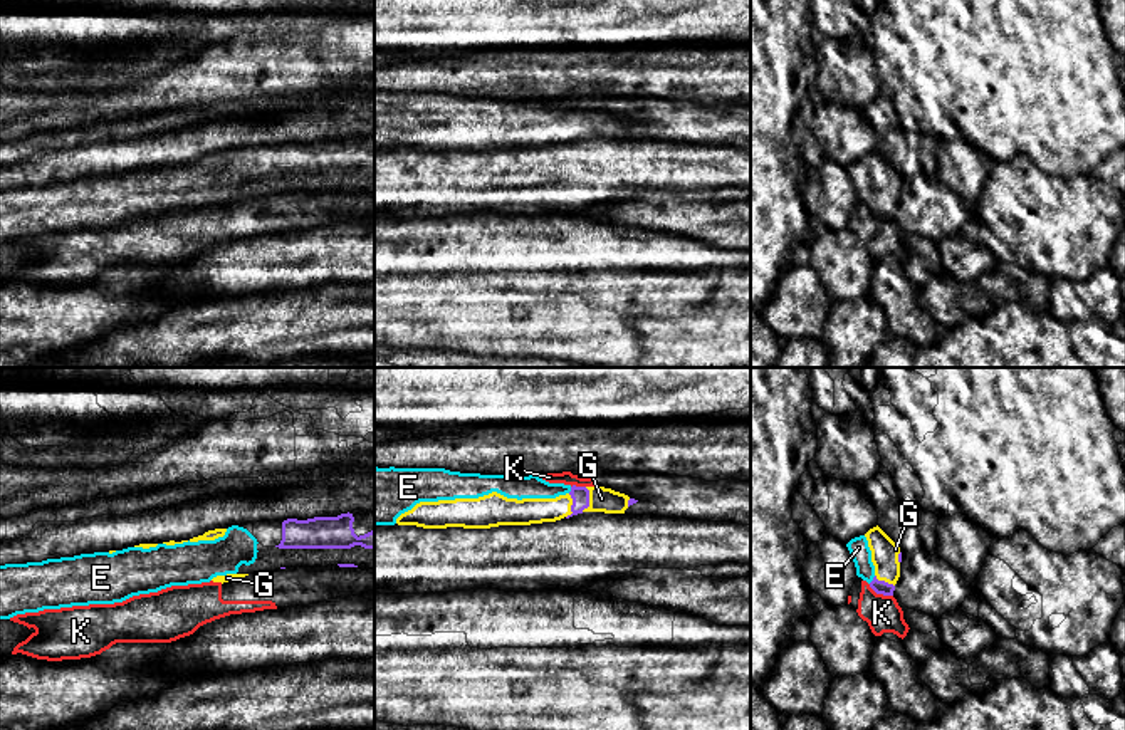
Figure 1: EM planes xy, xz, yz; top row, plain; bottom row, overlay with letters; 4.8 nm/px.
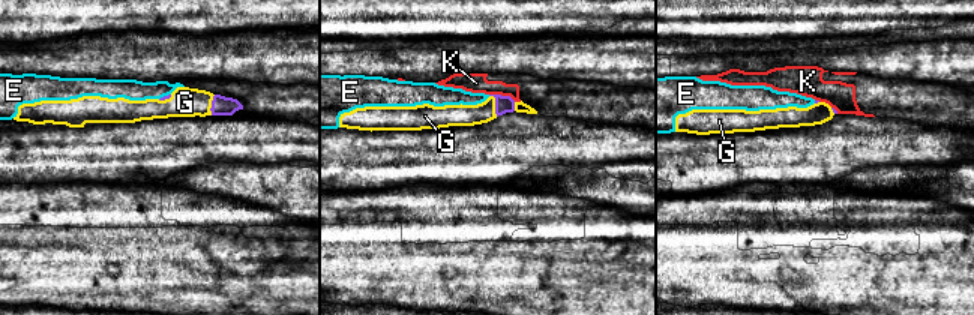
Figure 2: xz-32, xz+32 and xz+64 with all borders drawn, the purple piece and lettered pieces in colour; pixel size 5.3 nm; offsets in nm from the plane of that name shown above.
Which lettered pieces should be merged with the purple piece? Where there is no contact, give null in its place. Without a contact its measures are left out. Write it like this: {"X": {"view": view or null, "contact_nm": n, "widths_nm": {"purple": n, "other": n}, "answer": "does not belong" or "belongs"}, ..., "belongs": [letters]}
{"E": {"view": "yz", "contact_nm": 50, "widths_nm": {"purple": 70, "other": 100}, "answer": "belongs"}, "G": {"view": "xz", "contact_nm": 120, "widths_nm": {"purple": 90, "other": 120}, "answer": "belongs"}, "K": {"view": "yz", "contact_nm": 130, "widths_nm": {"purple": 70, "other": 170}, "answer": "does not belong"}, "belongs": ["E", "G"]}

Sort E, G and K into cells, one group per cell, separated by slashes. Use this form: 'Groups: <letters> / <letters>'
Groups: E G / K

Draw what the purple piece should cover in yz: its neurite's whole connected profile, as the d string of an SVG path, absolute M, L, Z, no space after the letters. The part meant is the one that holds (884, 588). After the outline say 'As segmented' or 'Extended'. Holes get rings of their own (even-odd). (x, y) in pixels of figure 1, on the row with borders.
M878 525L846 544L856 567L856 576L876 594L893 596L900 577L902 552Z. Extended

